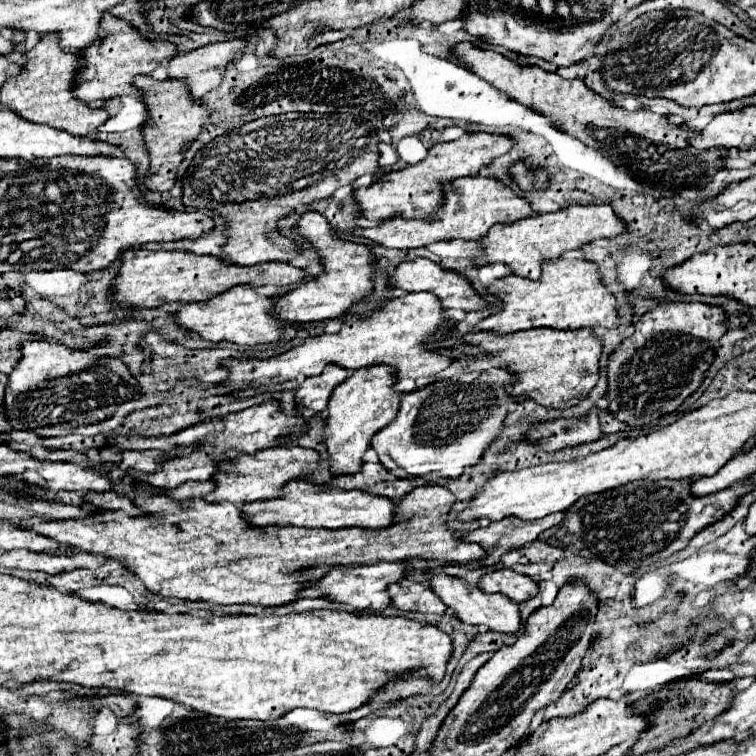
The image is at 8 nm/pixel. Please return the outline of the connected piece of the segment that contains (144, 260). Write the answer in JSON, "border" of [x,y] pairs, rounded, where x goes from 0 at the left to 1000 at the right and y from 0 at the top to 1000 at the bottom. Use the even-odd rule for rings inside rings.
{"border":[[[169,329],[161,337],[161,353],[148,374],[148,382],[151,396],[159,398],[164,406],[212,406],[230,398],[257,401],[278,396],[312,377],[389,380],[399,369],[405,369],[405,358],[384,348],[341,348],[333,353],[320,353],[299,348],[283,337],[259,337],[249,332]]]}

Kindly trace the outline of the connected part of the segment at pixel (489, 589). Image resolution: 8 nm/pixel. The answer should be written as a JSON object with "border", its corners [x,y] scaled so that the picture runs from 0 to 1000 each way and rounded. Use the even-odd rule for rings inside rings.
{"border":[[[672,750],[643,758],[635,766],[632,776],[643,784],[664,784],[664,787],[675,790],[680,798],[690,798],[712,784],[709,769],[704,769],[698,761],[683,758],[680,753],[672,753]]]}

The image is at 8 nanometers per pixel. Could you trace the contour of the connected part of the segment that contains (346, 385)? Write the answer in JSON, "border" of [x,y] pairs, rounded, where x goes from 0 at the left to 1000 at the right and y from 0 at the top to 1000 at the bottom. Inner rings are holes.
{"border":[[[489,483],[489,488],[471,488],[455,507],[450,507],[434,533],[434,565],[429,570],[429,586],[439,602],[439,626],[474,626],[479,620],[479,604],[489,591],[489,583],[500,567],[521,557],[532,520],[524,517],[526,499],[513,483]]]}

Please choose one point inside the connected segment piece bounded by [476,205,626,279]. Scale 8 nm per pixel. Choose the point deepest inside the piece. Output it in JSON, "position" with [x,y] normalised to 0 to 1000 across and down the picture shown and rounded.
{"position":[692,325]}

